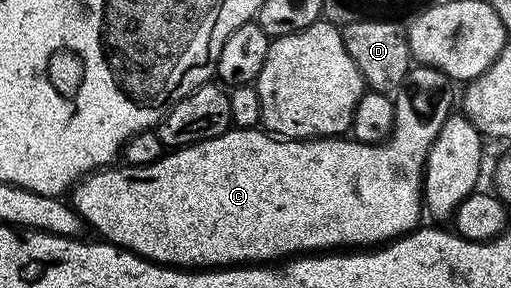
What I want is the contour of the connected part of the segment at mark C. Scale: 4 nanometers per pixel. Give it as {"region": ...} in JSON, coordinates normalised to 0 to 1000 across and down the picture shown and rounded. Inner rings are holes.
{"region":[[[814,226],[800,243],[798,271],[789,302],[773,319],[771,354],[775,361],[775,417],[771,420],[771,448],[765,469],[751,486],[750,497],[699,497],[687,476],[659,476],[656,483],[550,483],[515,448],[450,448],[434,476],[419,476],[411,490],[395,490],[387,503],[372,503],[370,510],[346,510],[331,521],[309,559],[301,559],[294,573],[278,573],[276,580],[252,580],[249,573],[213,573],[194,594],[180,597],[178,608],[164,611],[147,649],[137,663],[137,701],[141,722],[164,757],[166,778],[174,792],[182,788],[190,802],[198,833],[221,844],[227,858],[245,858],[247,868],[258,872],[264,885],[276,885],[280,899],[290,899],[297,913],[319,913],[323,927],[348,927],[354,934],[429,934],[434,927],[458,927],[464,920],[524,920],[534,906],[556,906],[566,892],[585,892],[597,878],[642,878],[652,865],[726,865],[742,858],[750,847],[763,844],[771,830],[783,826],[785,816],[798,813],[800,802],[812,802],[824,785],[826,764],[826,653],[830,646],[830,563],[838,556],[838,521],[841,503],[849,503],[849,476],[857,476],[857,462],[865,448],[869,424],[877,417],[879,399],[886,396],[885,372],[885,302],[886,278],[865,257],[857,240],[847,233],[832,233]]]}

